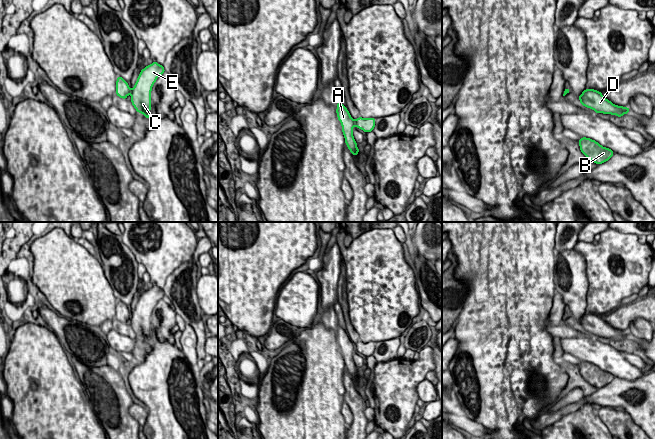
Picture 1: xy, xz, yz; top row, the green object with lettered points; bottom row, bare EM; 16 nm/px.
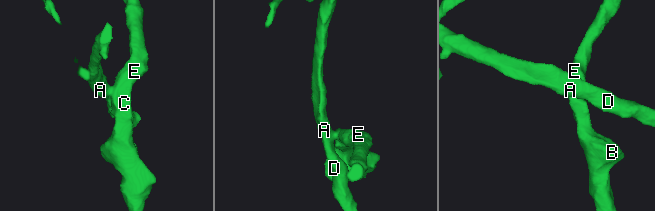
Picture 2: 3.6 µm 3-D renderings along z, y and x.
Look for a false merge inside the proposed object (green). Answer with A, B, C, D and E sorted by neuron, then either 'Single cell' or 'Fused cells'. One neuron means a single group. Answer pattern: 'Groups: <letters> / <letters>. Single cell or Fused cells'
Groups: A D / B C E. Fused cells

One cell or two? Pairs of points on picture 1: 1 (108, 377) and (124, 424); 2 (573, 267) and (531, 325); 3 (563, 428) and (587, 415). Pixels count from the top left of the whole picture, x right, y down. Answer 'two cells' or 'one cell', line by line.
1: one cell
2: two cells
3: one cell

